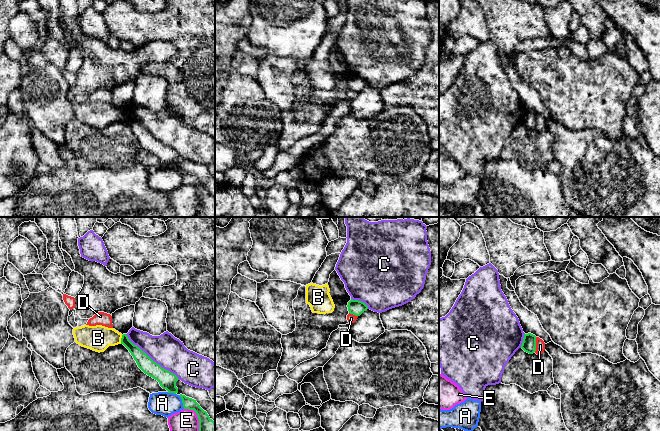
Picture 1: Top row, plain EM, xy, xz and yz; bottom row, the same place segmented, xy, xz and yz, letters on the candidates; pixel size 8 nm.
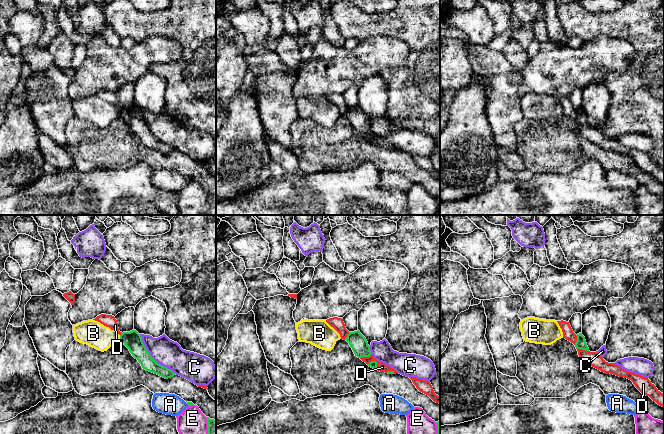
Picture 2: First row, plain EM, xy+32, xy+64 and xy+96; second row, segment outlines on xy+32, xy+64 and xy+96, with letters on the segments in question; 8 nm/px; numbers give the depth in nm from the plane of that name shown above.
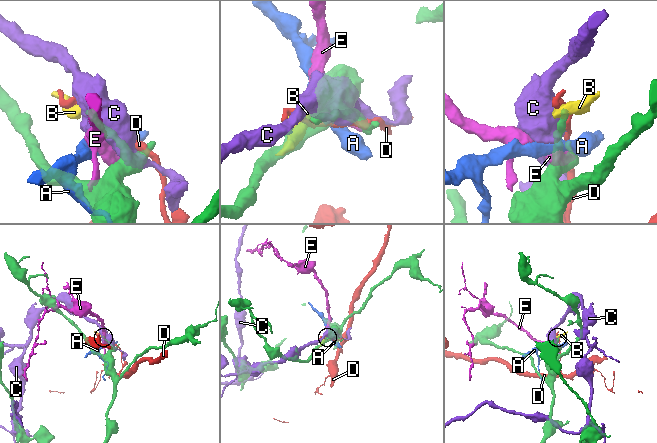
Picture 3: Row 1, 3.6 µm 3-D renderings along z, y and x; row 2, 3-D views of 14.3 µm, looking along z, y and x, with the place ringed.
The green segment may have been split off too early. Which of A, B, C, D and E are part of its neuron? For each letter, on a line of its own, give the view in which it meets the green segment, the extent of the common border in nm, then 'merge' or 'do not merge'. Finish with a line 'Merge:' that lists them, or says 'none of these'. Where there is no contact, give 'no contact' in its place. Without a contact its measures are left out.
A: meets green in xy; contact 120 nm long; do not merge
B: meets green in xy; contact 70 nm long; do not merge
C: meets green in xy; contact 550 nm long; do not merge
D: meets green in yz; contact 120 nm long; do not merge
E: meets green in xy; contact 280 nm long; do not merge
Merge: none of these

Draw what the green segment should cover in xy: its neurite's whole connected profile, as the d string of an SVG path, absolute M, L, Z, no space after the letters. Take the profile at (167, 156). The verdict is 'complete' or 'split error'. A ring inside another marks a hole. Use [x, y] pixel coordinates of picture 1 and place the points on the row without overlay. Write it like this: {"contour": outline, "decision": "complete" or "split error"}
{"contour": "M126 110L122 111L121 120L123 120L131 129L138 143L148 152L157 156L163 165L168 169L178 169L176 158L178 153L170 147L162 144L159 140L154 138L144 127L137 121L134 121Z", "decision": "complete"}

